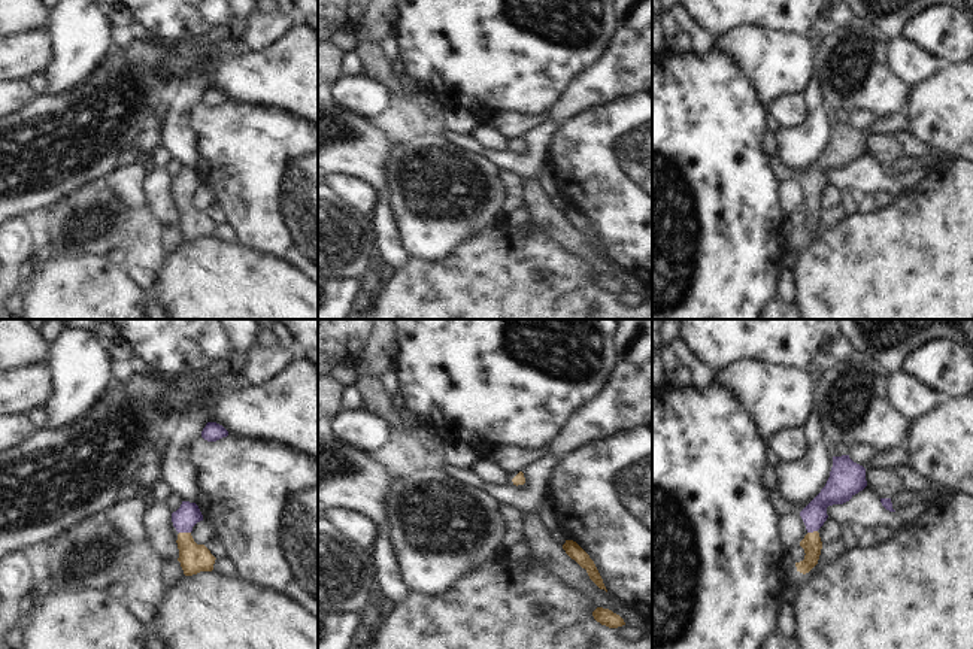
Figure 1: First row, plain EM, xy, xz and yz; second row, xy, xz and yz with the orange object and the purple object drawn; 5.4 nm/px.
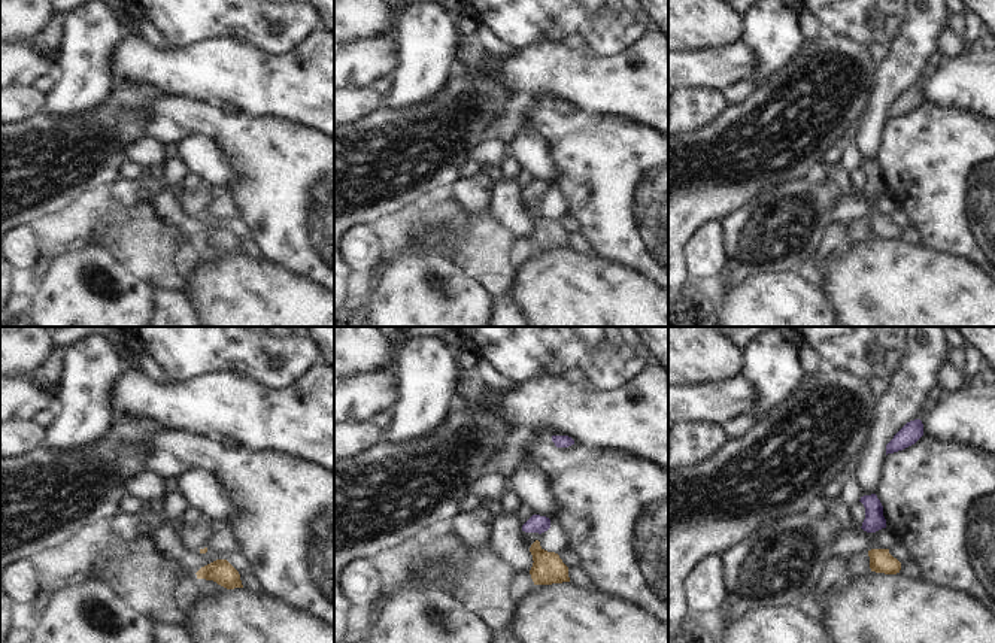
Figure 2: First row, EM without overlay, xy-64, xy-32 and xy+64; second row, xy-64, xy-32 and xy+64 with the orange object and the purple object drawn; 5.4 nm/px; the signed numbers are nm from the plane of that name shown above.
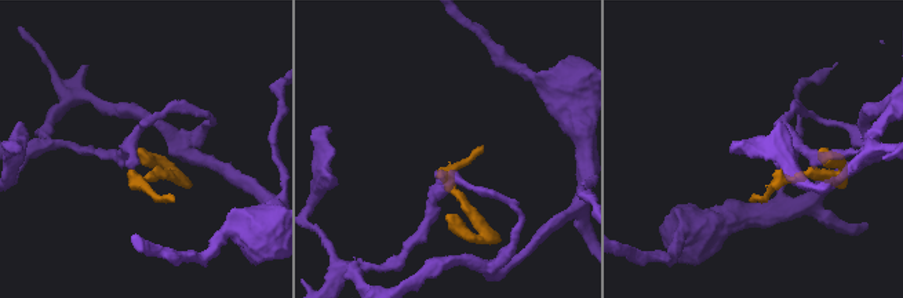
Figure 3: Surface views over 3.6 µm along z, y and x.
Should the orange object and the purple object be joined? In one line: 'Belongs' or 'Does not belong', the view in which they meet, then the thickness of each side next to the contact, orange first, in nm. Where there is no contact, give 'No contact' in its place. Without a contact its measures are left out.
Belongs. Touches orange in xy. Thickness 160 nm (orange) against 120 nm

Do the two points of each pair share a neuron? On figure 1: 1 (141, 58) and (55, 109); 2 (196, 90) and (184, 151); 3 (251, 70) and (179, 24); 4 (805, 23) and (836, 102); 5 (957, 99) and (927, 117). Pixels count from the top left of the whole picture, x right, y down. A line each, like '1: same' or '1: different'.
1: same
2: same
3: different
4: different
5: same

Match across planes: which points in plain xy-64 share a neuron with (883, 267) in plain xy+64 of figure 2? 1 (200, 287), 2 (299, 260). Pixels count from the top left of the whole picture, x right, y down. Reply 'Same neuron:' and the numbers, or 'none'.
Same neuron: 1

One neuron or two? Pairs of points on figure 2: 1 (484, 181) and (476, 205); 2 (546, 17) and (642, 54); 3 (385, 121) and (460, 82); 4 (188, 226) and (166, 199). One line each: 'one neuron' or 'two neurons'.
1: one neuron
2: two neurons
3: one neuron
4: one neuron

